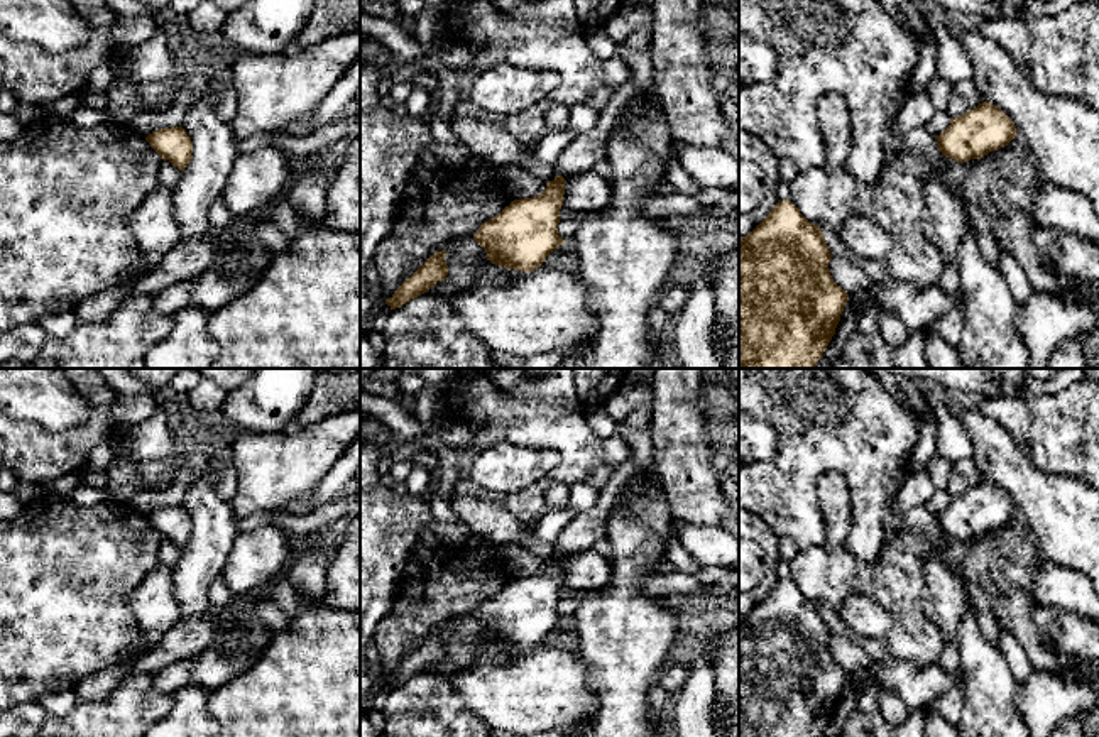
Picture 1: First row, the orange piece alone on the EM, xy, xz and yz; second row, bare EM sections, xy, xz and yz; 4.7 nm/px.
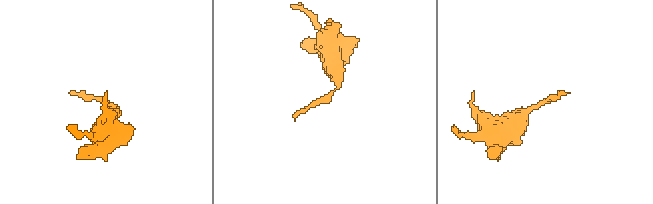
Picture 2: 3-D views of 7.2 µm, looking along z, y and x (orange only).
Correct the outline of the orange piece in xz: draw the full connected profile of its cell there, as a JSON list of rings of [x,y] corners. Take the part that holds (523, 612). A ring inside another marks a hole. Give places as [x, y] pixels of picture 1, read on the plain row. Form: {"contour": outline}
{"contour": [[[556,554],[546,561],[541,573],[514,578],[497,595],[482,602],[473,619],[495,644],[522,651],[538,647],[555,627],[566,622],[558,614],[563,573],[565,556]]]}

